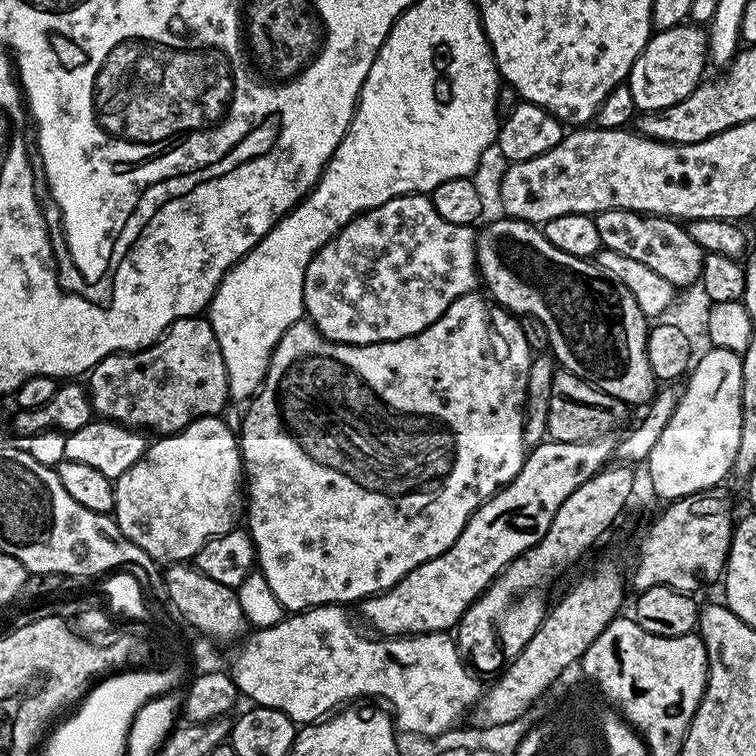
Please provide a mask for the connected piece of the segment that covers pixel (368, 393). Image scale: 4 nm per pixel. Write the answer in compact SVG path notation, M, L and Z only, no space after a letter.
M480 294L460 296L426 330L401 340L385 344L335 344L327 340L307 319L302 319L278 342L268 359L266 378L259 393L252 397L244 425L238 428L240 458L246 473L247 531L256 548L258 571L270 582L274 598L285 610L299 614L305 608L317 608L323 604L345 606L363 602L369 596L377 596L393 588L410 570L438 558L462 534L468 519L481 504L504 485L510 483L522 470L526 445L524 442L524 403L526 402L526 378L530 374L533 353L528 348L526 334L522 334L519 319L508 309L500 307Z

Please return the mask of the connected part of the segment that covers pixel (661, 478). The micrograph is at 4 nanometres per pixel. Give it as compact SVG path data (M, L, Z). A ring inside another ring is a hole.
M713 347L707 351L701 360L699 357L695 361L674 414L670 422L666 422L646 461L648 480L664 502L681 500L683 496L723 485L734 466L738 442L742 442L741 353Z

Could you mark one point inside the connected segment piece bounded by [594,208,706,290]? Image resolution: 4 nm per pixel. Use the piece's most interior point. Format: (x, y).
(660, 242)

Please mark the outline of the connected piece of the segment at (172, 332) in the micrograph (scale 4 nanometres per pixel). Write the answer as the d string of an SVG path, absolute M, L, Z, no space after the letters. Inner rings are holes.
M203 315L175 320L149 348L139 348L137 352L115 352L113 356L102 358L102 362L87 373L86 387L88 401L99 419L113 420L123 428L143 430L148 434L156 432L152 434L157 437L172 436L203 416L220 416L223 408L230 404L226 362L222 362L222 350L218 338L214 338L212 324Z

